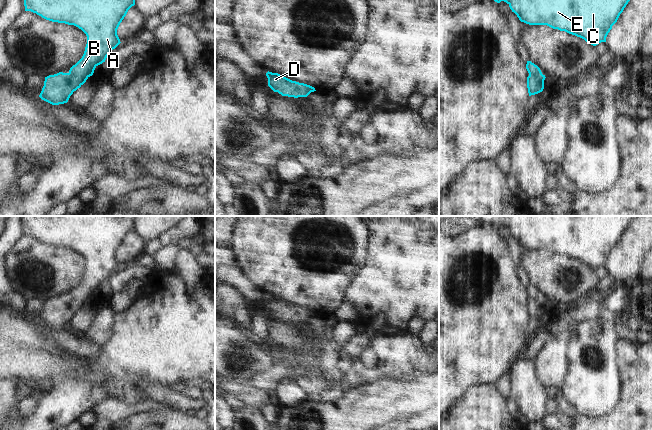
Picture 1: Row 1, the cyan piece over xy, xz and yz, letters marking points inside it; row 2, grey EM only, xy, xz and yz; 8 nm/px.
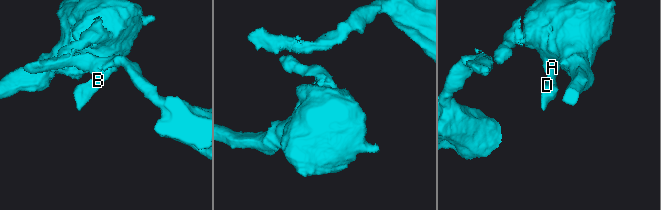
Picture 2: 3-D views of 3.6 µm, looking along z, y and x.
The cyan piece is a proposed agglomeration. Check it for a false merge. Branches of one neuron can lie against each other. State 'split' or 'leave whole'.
leave whole

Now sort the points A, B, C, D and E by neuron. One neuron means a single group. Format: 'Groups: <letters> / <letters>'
Groups: A B C D E.

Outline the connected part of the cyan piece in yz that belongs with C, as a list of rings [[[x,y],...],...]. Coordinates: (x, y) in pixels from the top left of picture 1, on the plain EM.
[[[482,216],[484,223],[506,226],[521,246],[547,249],[584,263],[593,270],[606,261],[637,216]]]

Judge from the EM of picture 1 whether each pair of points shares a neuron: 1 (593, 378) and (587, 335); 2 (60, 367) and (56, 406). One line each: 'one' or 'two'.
1: one
2: two

